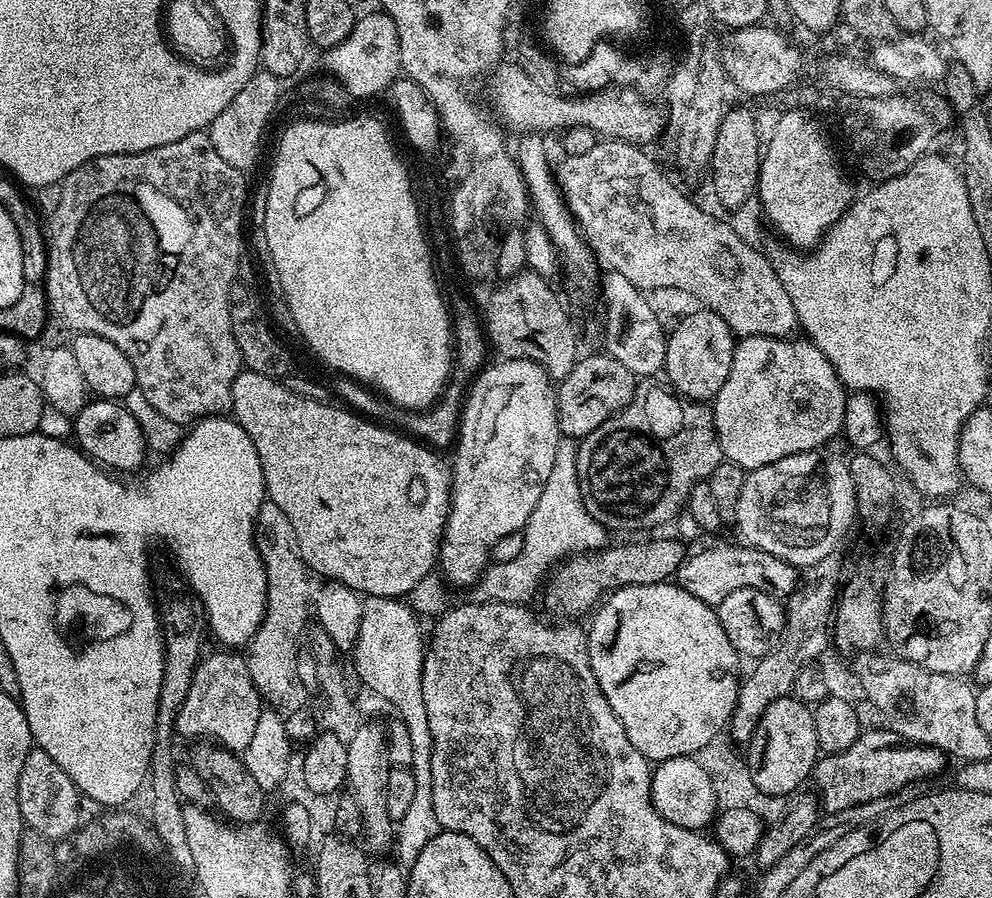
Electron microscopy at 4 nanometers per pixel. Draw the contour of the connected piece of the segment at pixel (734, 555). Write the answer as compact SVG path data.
M747 542L739 543L720 544L717 548L704 548L693 556L685 555L675 572L674 582L682 590L694 594L694 598L713 606L720 604L734 590L747 587L769 592L777 598L786 598L794 591L798 583L796 565L774 554L766 554L766 550L754 548Z

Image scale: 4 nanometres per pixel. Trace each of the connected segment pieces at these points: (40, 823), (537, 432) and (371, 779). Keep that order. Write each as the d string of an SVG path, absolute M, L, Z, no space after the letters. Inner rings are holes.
M33 747L26 754L26 762L22 762L22 774L18 774L18 806L25 825L38 830L38 834L53 842L67 841L82 824L80 803L82 797L70 774L66 774L66 770L62 770L62 766L58 766L50 754Z
M504 358L499 362L501 364L496 364L493 368L491 366L485 367L471 385L460 418L460 434L454 445L456 457L450 460L452 486L448 506L448 521L444 527L444 543L440 546L438 572L453 589L455 589L454 587L471 589L490 563L494 542L498 542L498 538L502 538L505 534L514 534L521 531L524 525L528 523L530 514L534 514L534 506L538 506L538 498L542 498L542 490L546 486L546 478L550 478L550 470L554 470L554 458L558 454L558 446L562 439L560 427L558 426L558 406L556 405L557 385L552 377L549 376L547 370L541 364L534 363L533 360L509 360Z
M361 723L355 737L347 746L346 784L354 802L358 802L358 810L362 816L363 843L369 853L380 852L383 848L391 849L394 844L394 821L388 817L388 779L392 768L388 762L388 733L385 725Z

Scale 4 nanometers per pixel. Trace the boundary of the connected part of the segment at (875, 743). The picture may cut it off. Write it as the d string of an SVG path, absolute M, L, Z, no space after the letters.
M883 727L861 731L860 736L845 752L832 755L821 755L814 769L815 791L818 793L819 807L825 813L838 810L850 810L850 806L858 806L862 802L874 802L874 798L882 798L894 794L903 788L919 785L919 780L928 780L936 776L944 768L946 755L942 749L930 745L916 744L910 740L898 738L895 733Z

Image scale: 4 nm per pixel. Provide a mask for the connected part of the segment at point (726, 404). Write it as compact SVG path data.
M745 336L737 343L730 374L726 374L726 382L722 382L722 390L718 390L711 405L718 442L727 463L745 470L761 468L790 454L817 451L843 429L844 384L817 344L807 338L796 339Z

